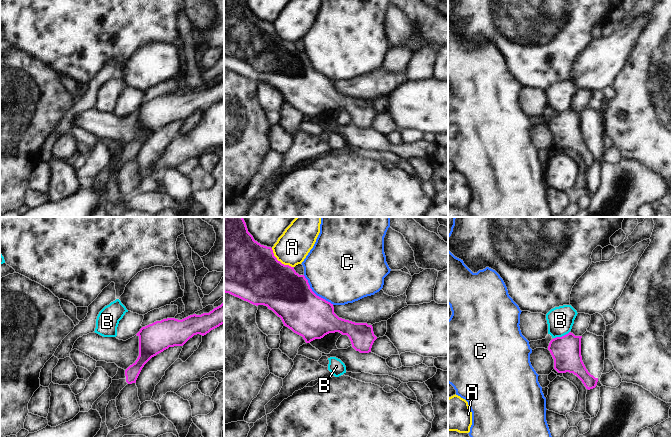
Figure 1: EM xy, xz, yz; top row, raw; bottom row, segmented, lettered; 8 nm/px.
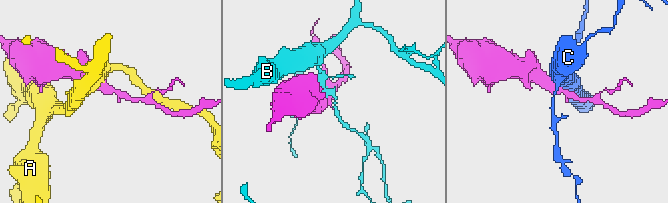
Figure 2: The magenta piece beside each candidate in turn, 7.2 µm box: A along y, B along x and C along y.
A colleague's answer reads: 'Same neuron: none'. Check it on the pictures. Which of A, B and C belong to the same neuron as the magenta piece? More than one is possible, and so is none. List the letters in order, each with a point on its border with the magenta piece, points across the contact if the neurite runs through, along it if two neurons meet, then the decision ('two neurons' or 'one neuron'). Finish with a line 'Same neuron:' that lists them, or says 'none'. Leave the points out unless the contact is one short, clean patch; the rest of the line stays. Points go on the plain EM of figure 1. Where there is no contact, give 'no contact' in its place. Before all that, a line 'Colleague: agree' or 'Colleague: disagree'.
Colleague: agree
A: meets magenta in xz at (279, 37); two neurons
B: meets magenta in yz at (562, 112); two neurons
C: meets magenta in xz at (314, 69); border along xz (303, 51), (309, 63), (317, 71), (333, 80); two neurons
Same neuron: none

